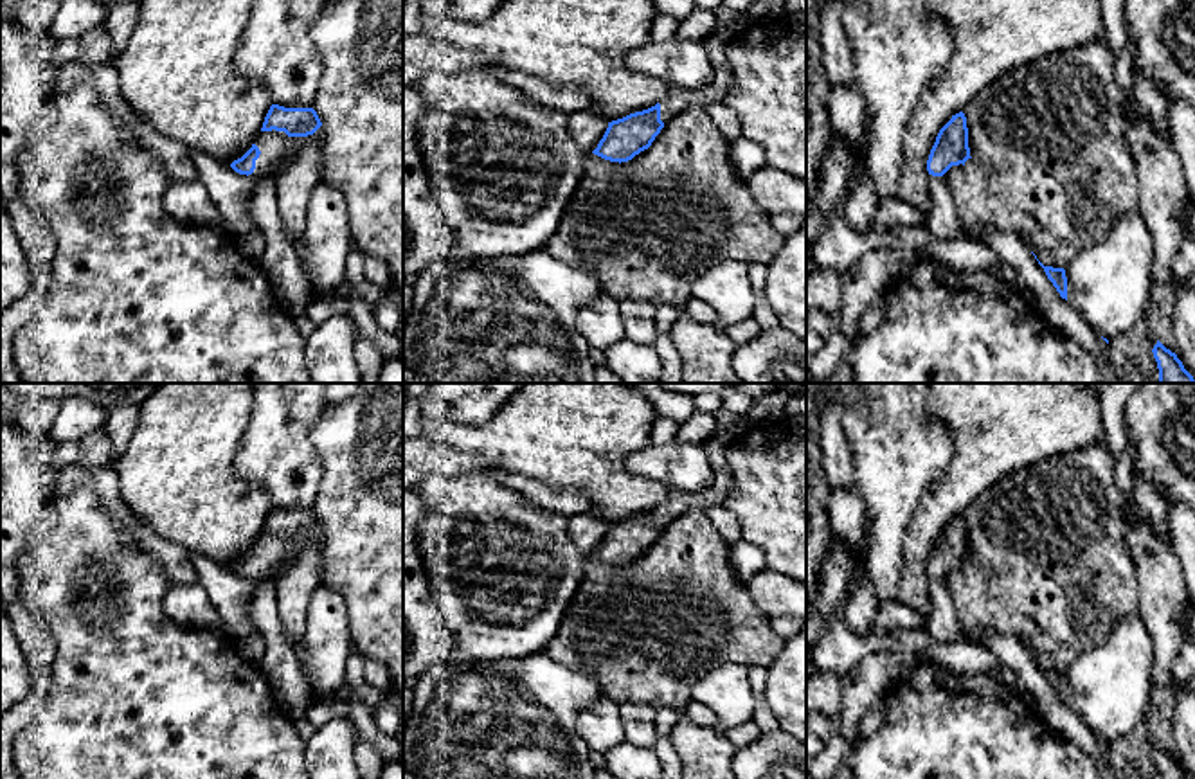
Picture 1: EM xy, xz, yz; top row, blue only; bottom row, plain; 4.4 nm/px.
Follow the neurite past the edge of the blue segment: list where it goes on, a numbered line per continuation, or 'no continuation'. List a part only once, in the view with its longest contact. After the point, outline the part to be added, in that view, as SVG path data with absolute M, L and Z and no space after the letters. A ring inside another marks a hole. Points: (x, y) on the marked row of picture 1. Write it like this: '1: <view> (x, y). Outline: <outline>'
1: xy (274, 146). Outline: M261 131L254 140L261 155L248 176L268 175L290 151L301 151L310 140L313 140L313 135L288 137L284 131Z

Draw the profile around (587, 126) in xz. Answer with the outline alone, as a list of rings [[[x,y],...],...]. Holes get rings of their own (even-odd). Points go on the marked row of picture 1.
[[[585,108],[567,115],[571,137],[587,151],[594,151],[603,139],[608,121],[596,108]]]

